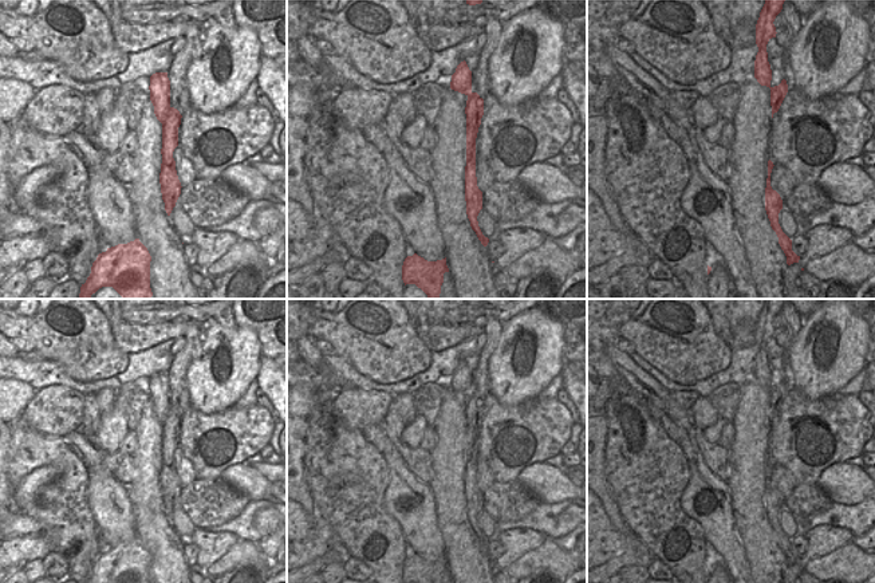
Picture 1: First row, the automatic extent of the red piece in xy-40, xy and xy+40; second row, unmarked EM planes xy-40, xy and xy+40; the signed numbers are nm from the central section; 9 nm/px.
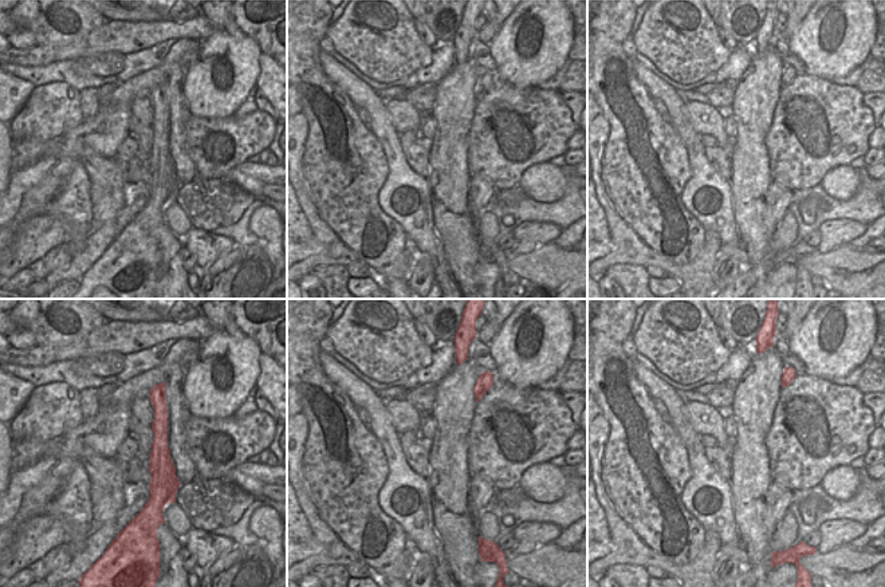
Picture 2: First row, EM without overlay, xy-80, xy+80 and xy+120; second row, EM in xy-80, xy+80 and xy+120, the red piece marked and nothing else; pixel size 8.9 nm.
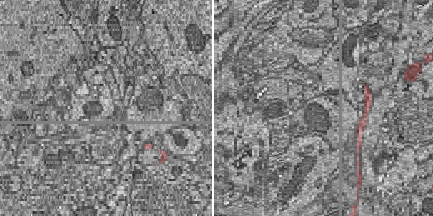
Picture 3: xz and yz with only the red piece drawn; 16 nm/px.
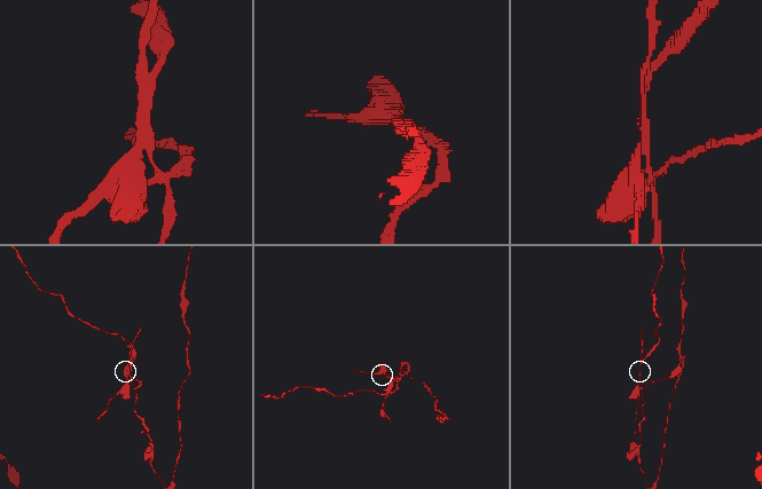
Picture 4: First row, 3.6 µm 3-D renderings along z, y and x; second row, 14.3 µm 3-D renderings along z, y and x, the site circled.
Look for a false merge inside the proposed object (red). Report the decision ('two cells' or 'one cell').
two cells

